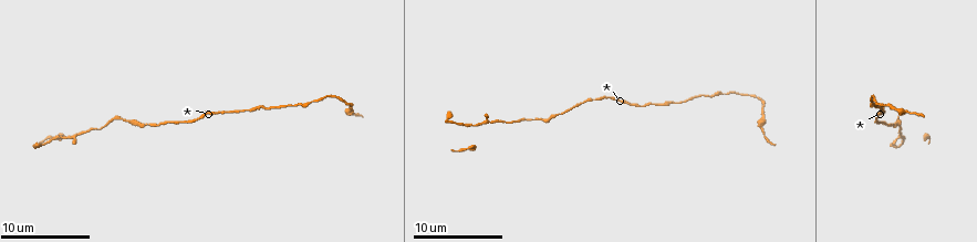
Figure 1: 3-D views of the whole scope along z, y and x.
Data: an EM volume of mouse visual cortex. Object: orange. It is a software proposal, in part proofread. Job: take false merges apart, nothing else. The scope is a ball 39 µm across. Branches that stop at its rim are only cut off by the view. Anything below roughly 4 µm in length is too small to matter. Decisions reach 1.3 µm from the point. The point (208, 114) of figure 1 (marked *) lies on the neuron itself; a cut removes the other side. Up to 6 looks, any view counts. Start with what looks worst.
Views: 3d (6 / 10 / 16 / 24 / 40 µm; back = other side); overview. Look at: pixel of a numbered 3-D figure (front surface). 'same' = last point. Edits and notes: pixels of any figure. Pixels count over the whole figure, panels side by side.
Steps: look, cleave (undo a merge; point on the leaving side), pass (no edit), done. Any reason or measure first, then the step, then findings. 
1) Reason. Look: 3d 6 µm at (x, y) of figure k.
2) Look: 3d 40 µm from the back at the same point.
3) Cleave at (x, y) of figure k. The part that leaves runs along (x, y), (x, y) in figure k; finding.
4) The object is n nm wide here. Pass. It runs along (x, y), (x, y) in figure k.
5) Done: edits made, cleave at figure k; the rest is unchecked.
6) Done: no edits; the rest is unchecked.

Thick turns thin. Look: 3d 16 µm at (501, 121) of figure 1.

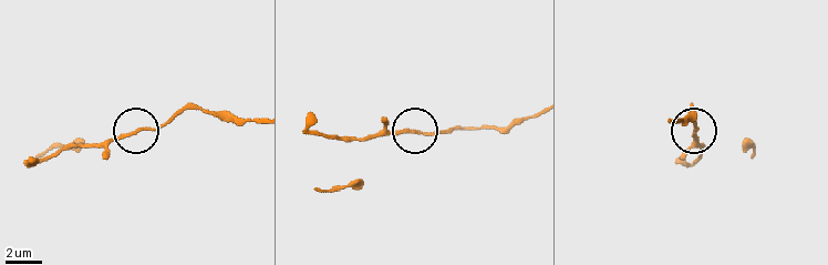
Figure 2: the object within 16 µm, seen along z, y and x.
Look: 3d 6 µm at (695, 133) of figure 2.

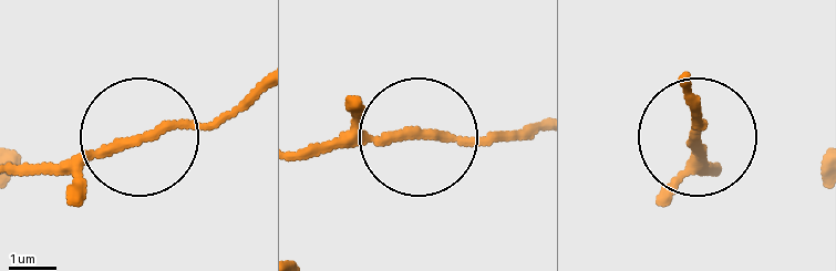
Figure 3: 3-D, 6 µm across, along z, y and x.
The object is 180 nm wide here. Pass. It runs along (528, 127), (306, 147) in figure 3; continuous, no second neuron.

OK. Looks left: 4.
Sudden change in width. Look: 3d 10 µm at (541, 119) of figure 1.

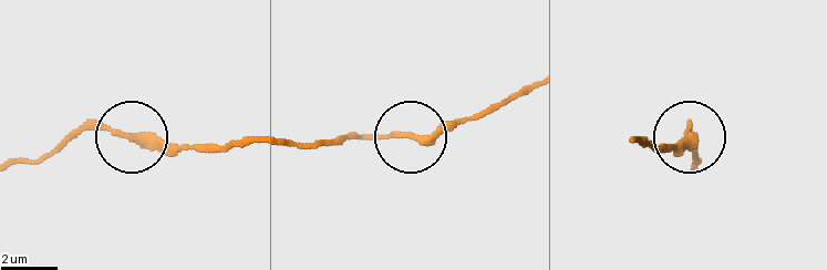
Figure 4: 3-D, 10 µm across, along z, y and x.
Closer look. Look: 3d 6 µm at (413, 138) of figure 4.

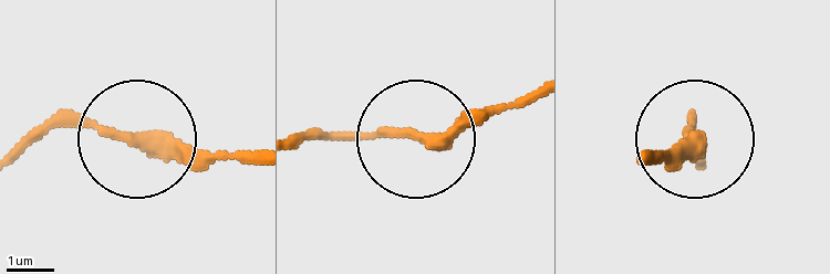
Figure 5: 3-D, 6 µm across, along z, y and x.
Pass. It runs along (531, 93), (436, 133), (297, 133) in figure 5; continuous, no second neuron.

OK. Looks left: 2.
Thick turns thin. Look: 3d 10 µm at (224, 113) of figure 1.

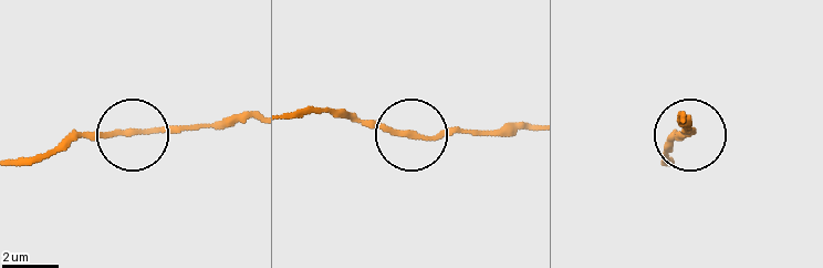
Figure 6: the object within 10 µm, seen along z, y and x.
Pass. It runs along (84, 137), (222, 123) in figure 6; continuous, no second neuron.

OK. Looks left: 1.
Done: no edits; the rest is unchecked.

